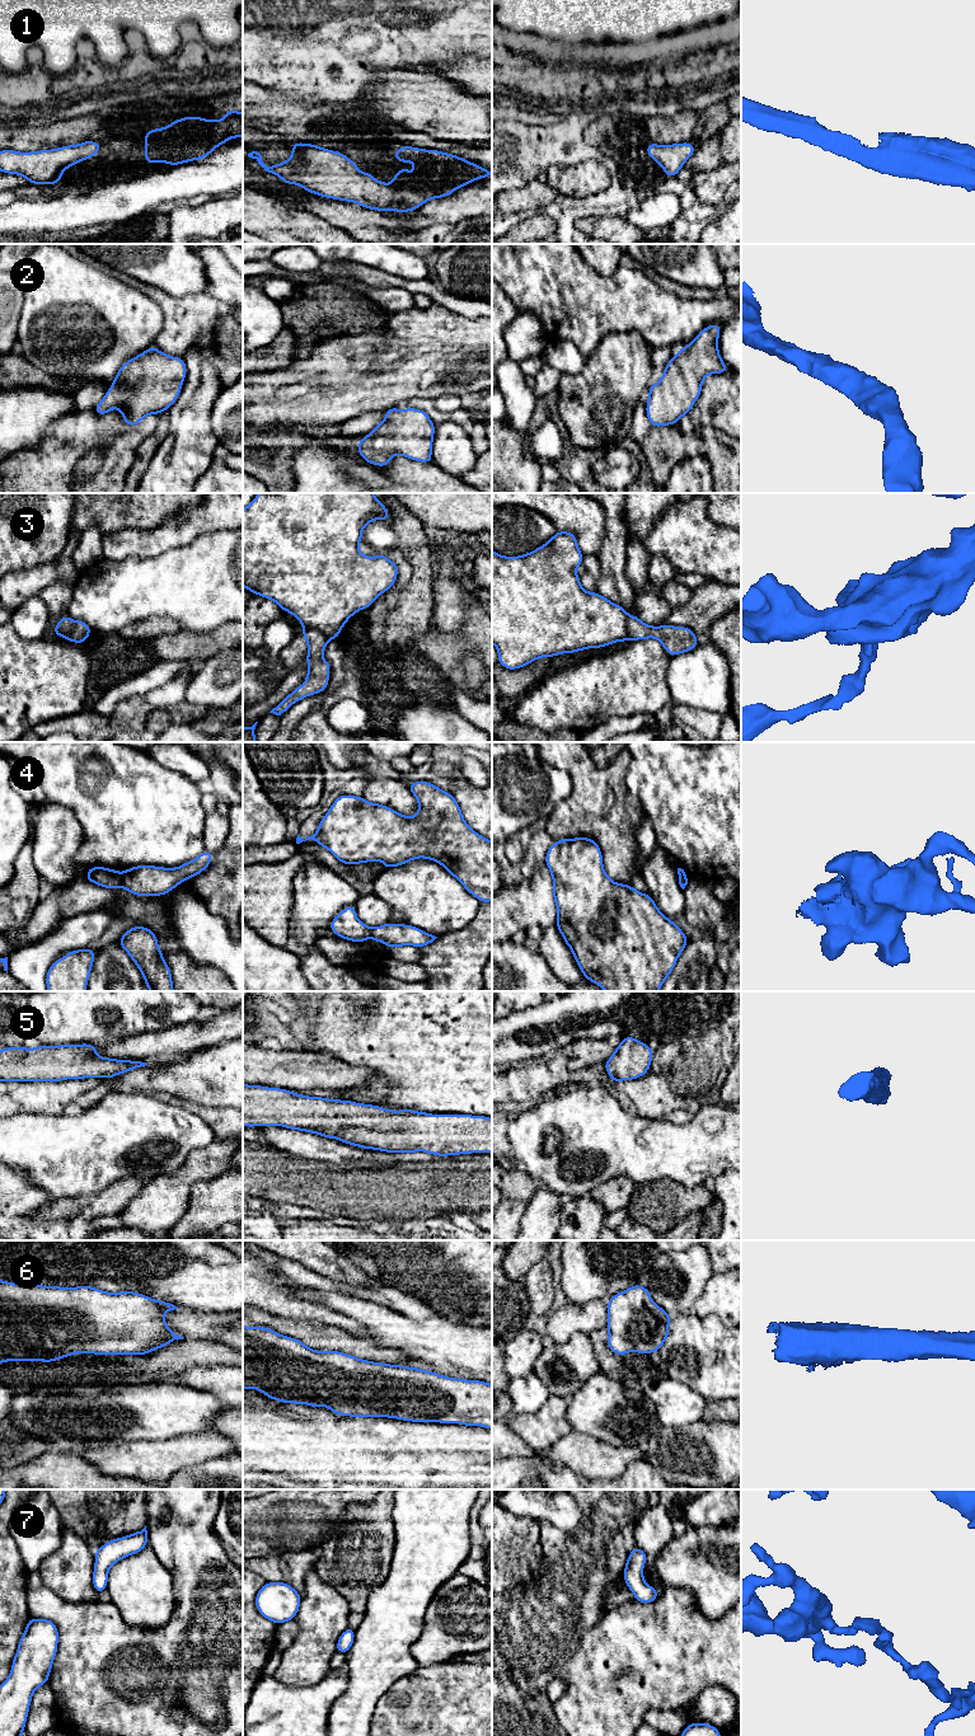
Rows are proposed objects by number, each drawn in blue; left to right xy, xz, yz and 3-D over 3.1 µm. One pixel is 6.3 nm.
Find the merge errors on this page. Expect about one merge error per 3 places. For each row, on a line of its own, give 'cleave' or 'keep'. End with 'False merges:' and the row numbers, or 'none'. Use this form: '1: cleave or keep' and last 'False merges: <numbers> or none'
1: keep
2: keep
3: cleave
4: cleave
5: keep
6: keep
7: keep
False merges: 3, 4

